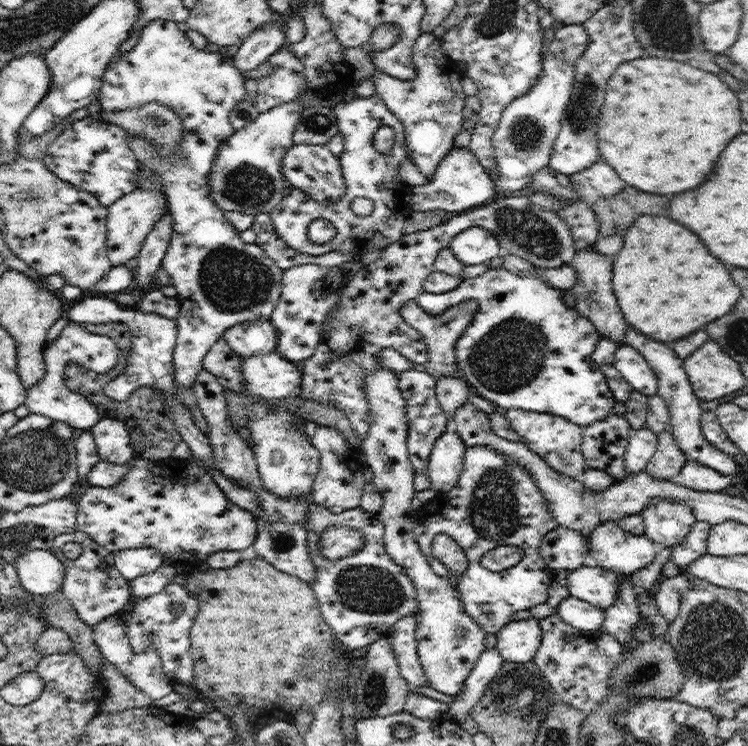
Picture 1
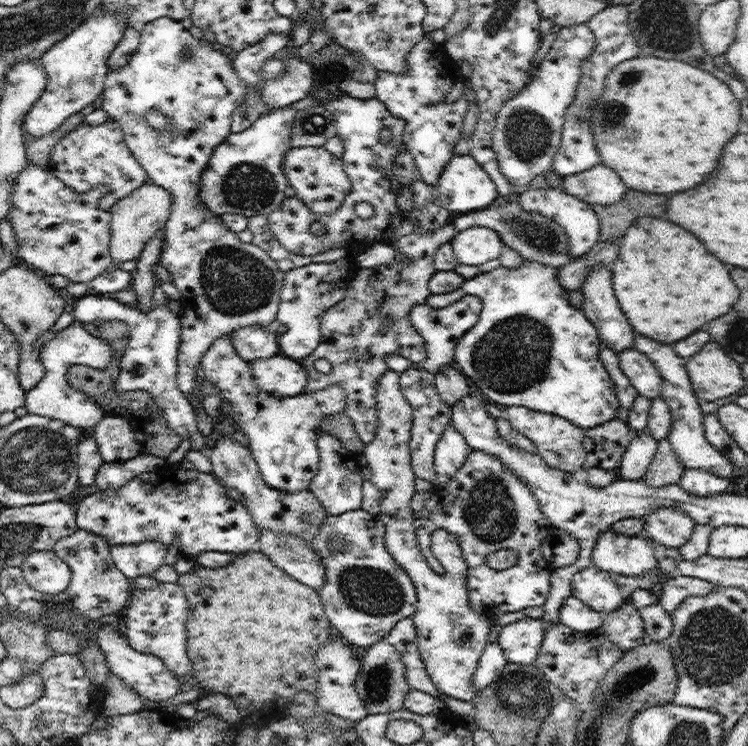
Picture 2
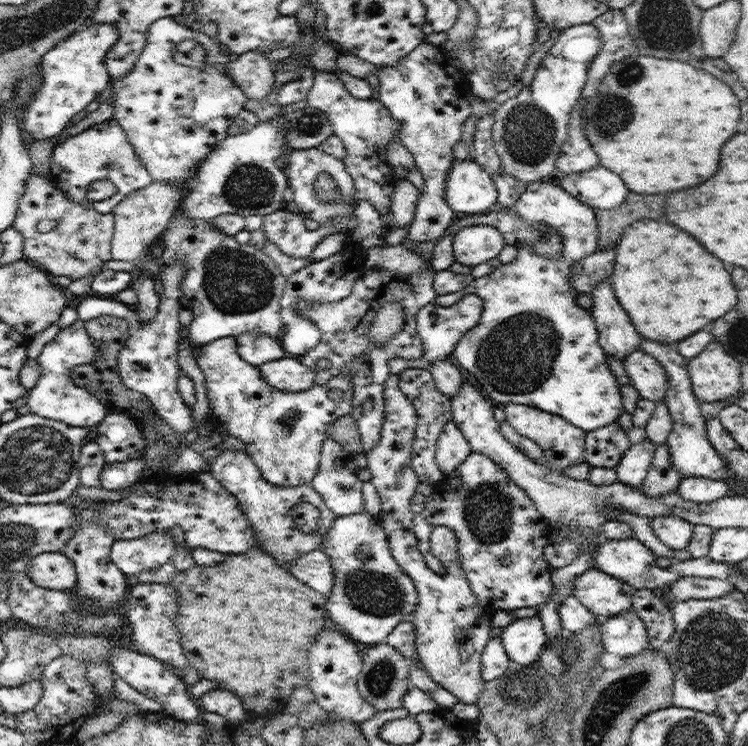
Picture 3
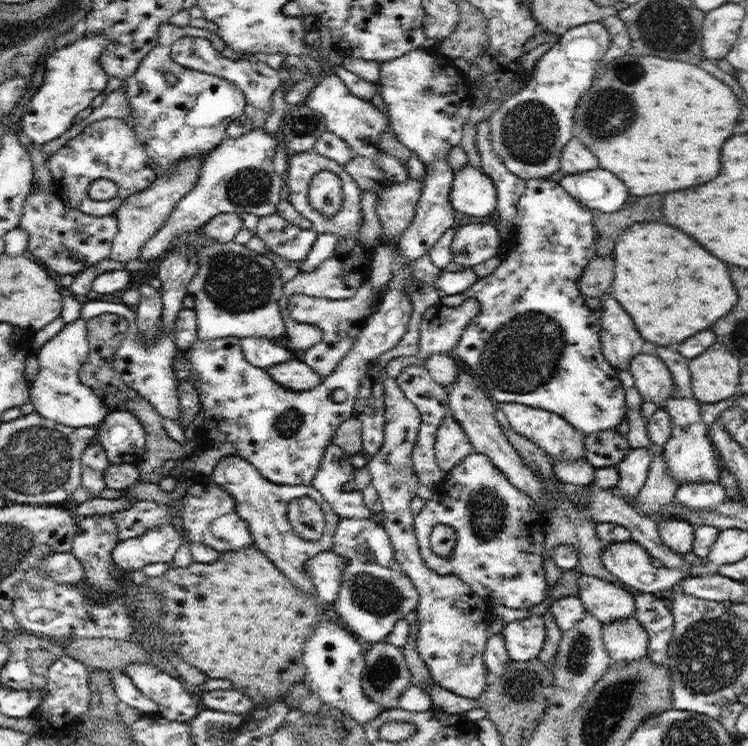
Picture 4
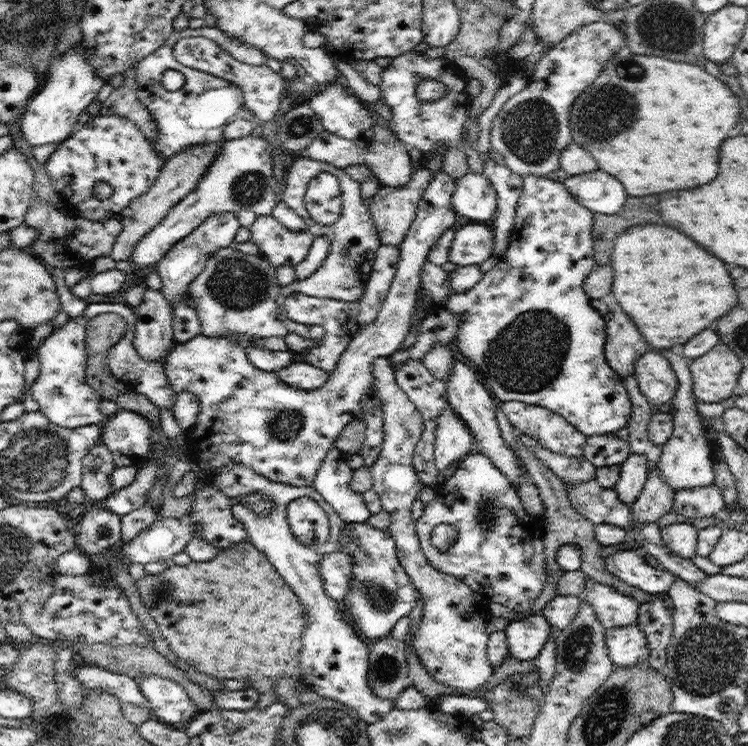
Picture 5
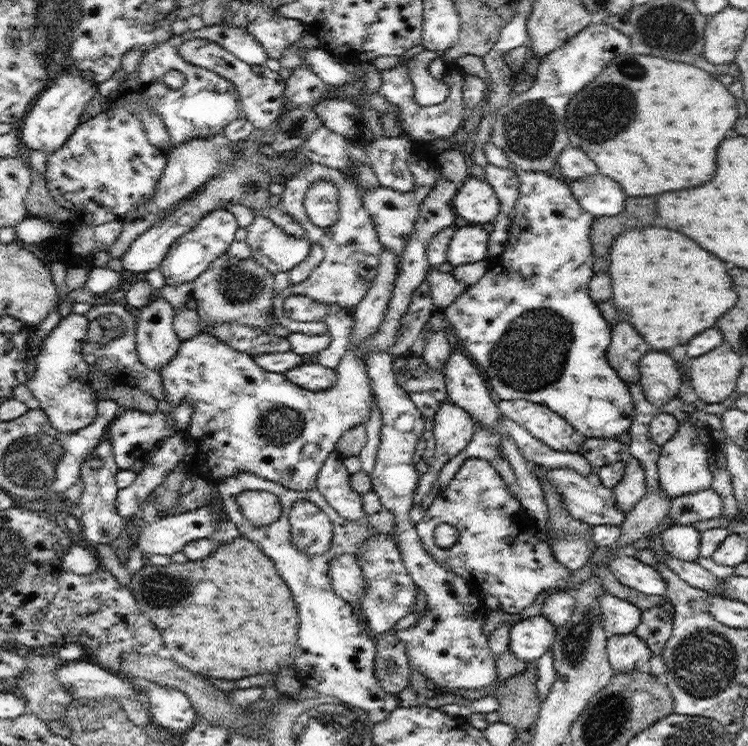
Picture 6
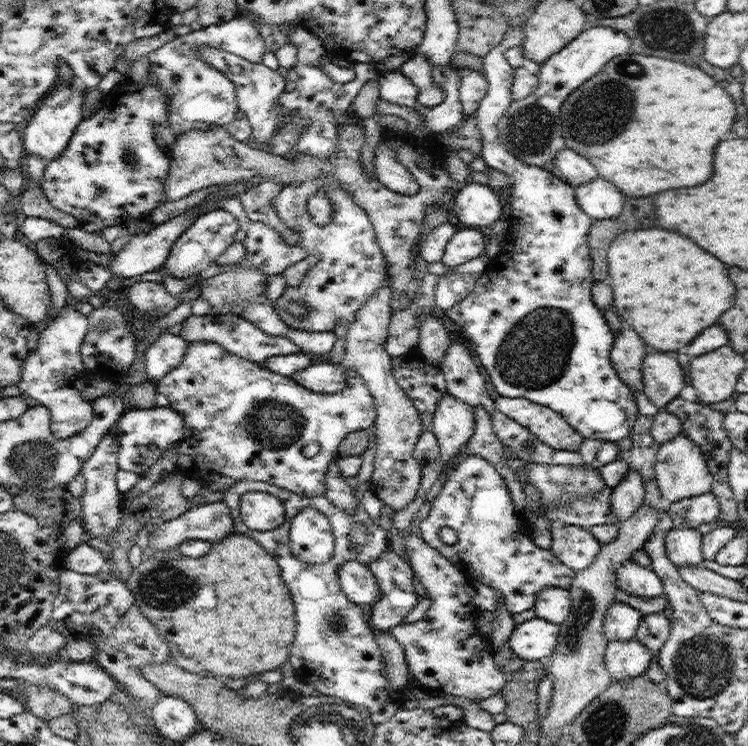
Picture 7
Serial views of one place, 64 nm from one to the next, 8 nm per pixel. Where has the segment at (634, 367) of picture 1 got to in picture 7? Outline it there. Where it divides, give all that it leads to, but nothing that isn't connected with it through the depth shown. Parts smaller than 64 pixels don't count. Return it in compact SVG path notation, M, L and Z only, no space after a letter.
M648 354L642 363L643 392L660 410L679 396L686 379L678 360L668 354Z

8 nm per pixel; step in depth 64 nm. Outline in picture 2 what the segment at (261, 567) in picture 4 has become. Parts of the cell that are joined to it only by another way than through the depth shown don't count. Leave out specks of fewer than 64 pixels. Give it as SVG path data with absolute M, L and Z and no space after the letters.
M260 551L240 554L220 568L202 565L192 572L178 574L178 586L186 595L191 613L186 621L186 650L192 662L192 683L202 688L203 696L224 694L241 714L236 725L262 728L289 714L298 692L318 694L316 655L330 638L330 623L320 593L280 570Z

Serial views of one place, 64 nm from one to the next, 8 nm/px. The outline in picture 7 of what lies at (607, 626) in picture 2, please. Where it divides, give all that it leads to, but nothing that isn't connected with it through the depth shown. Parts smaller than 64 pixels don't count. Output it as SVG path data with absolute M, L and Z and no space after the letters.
M635 638L610 640L605 650L604 663L612 681L624 681L644 675L652 657L648 647Z

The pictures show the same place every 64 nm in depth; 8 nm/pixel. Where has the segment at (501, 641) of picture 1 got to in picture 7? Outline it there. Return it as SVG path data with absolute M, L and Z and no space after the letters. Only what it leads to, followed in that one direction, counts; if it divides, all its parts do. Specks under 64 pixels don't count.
M538 616L514 627L508 640L511 649L520 659L542 663L556 648L559 624Z

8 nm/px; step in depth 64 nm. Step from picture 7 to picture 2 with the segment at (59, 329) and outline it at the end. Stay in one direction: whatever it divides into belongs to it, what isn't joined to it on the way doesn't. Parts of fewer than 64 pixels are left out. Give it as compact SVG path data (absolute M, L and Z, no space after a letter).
M75 320L64 330L56 333L56 336L47 341L39 353L40 362L44 365L45 373L27 392L25 408L28 413L34 413L46 418L56 419L79 429L95 427L104 417L104 412L95 400L92 400L85 392L75 389L68 384L66 373L72 364L84 364L96 369L105 369L114 355L113 348L107 340L94 336L84 328L84 323Z

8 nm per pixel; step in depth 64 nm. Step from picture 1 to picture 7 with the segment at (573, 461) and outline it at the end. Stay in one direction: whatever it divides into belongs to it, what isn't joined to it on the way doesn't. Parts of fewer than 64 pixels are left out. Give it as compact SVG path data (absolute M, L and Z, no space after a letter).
M505 396L494 399L493 404L552 448L577 451L585 439L562 415L550 407L528 399Z

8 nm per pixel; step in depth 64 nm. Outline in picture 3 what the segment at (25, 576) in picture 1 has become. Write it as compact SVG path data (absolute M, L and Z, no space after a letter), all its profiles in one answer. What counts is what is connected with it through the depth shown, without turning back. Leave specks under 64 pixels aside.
M44 552L27 564L26 574L39 587L54 590L72 590L78 573L72 560L63 552Z

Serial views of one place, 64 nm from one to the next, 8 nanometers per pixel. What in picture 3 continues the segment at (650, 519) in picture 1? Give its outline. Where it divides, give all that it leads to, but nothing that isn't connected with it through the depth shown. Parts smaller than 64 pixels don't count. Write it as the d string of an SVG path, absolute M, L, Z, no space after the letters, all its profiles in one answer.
M673 514L654 516L651 525L656 536L673 550L686 549L693 537L694 525Z

